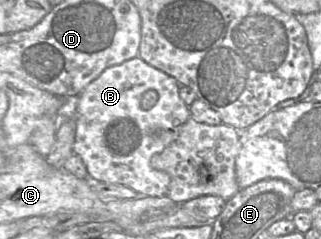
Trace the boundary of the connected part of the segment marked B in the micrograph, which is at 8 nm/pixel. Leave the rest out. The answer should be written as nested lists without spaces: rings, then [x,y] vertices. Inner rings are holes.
[[[139,56],[105,69],[92,81],[78,95],[74,116],[76,132],[73,153],[82,159],[88,177],[91,180],[127,186],[138,196],[167,196],[170,176],[164,171],[154,169],[150,160],[177,138],[180,128],[191,117],[189,107],[180,98],[179,89],[180,84],[174,77],[149,65]],[[148,90],[158,93],[158,101],[151,109],[143,110],[141,99]]]

